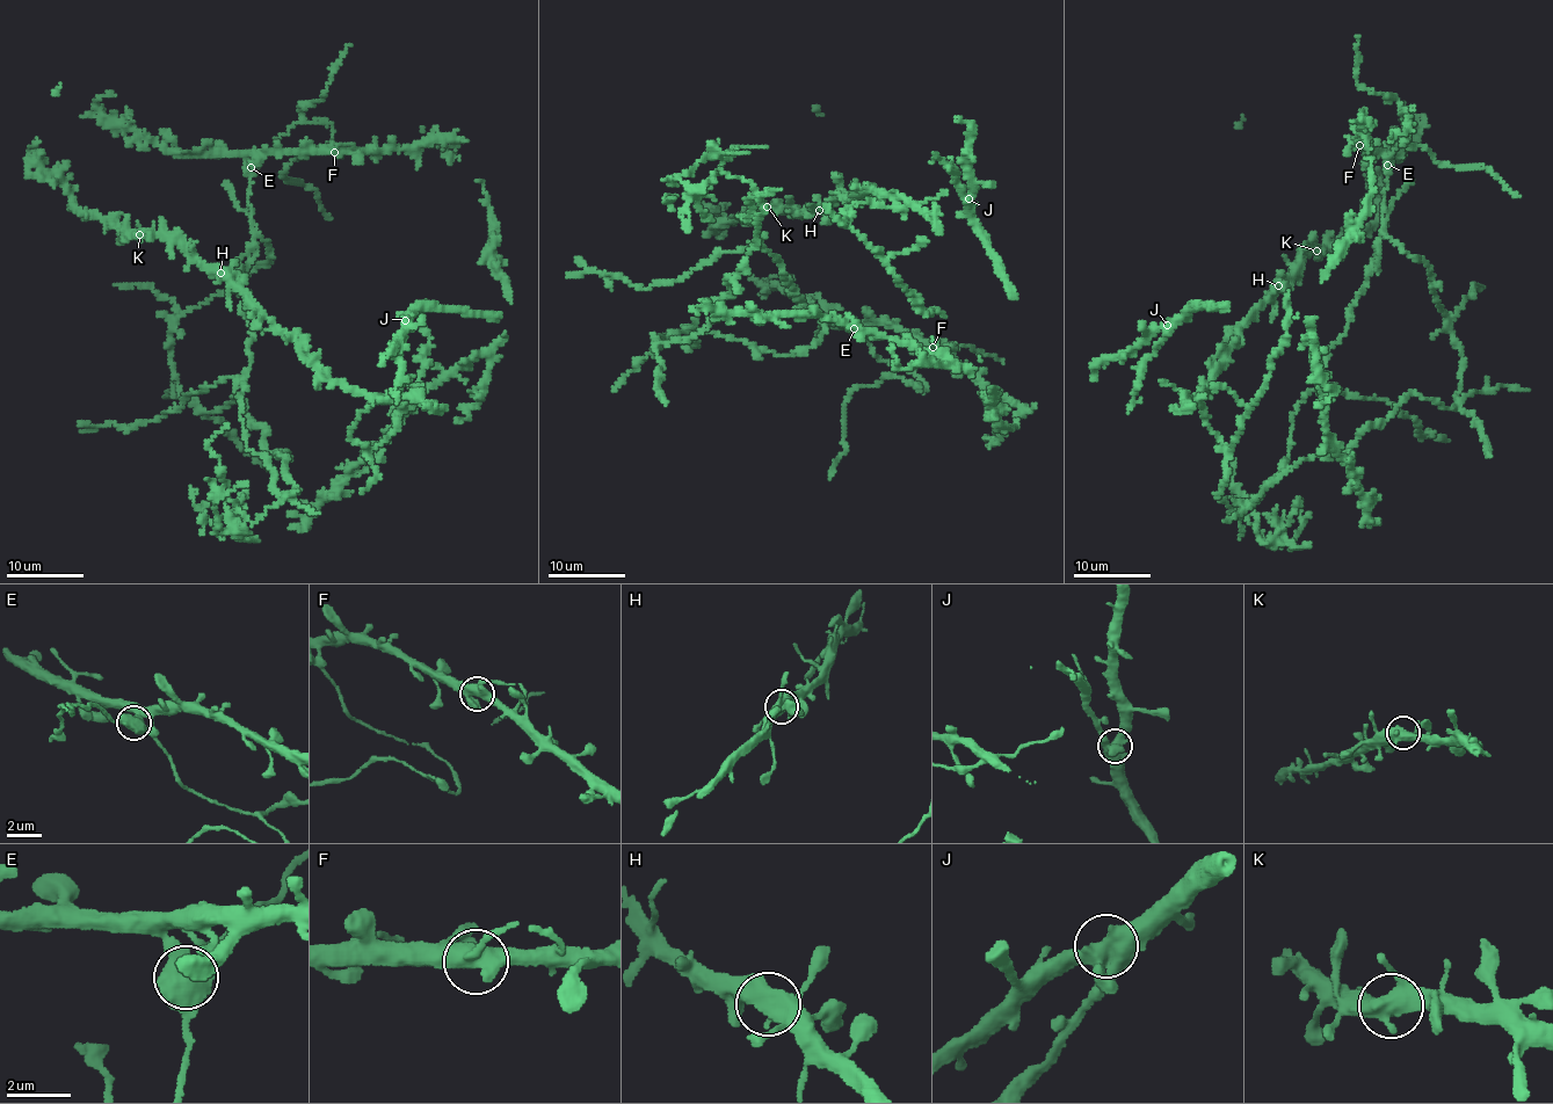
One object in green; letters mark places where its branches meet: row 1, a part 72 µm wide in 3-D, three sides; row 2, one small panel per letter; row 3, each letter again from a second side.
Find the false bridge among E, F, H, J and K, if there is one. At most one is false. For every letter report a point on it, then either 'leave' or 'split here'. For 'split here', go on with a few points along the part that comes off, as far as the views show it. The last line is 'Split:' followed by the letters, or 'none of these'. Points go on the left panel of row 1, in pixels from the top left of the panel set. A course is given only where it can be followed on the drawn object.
E: at (251, 167); split here
F: at (334, 152); leave
H: at (220, 273); leave
J: at (405, 320); leave
K: at (139, 234); leave
Split: E

